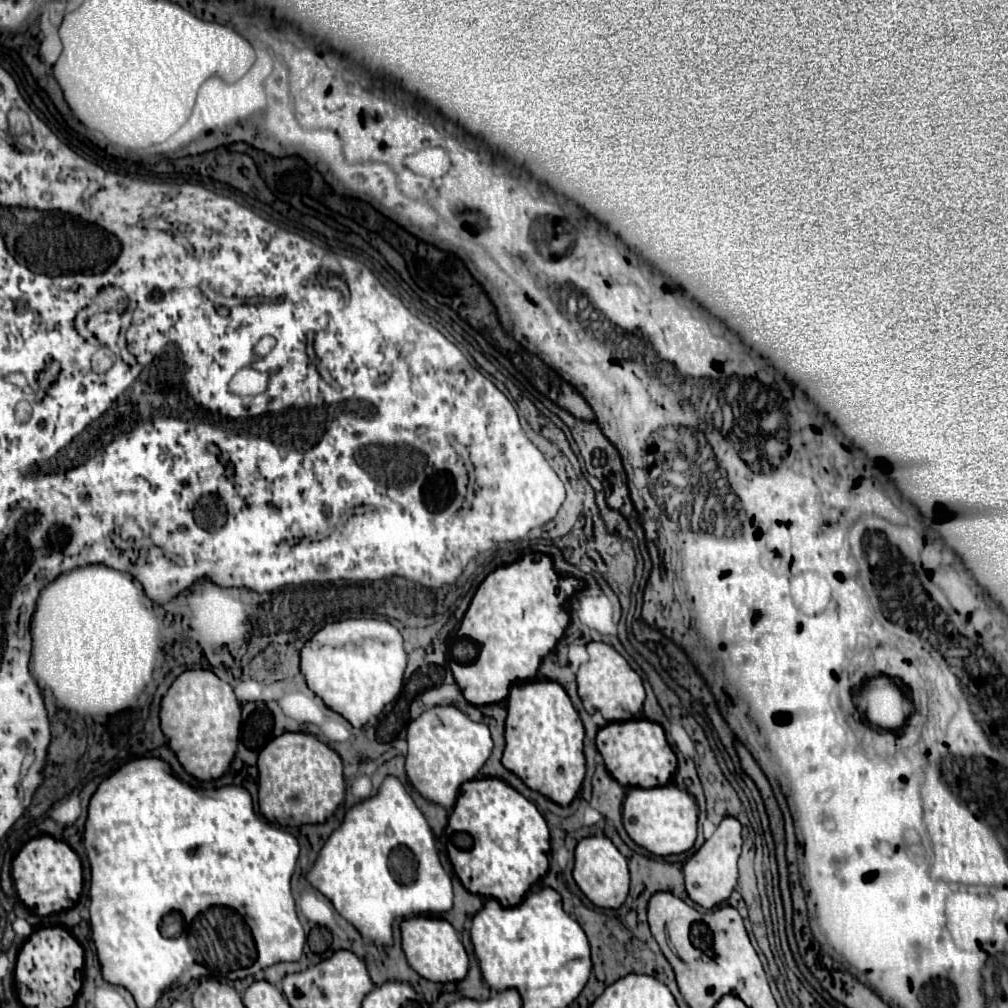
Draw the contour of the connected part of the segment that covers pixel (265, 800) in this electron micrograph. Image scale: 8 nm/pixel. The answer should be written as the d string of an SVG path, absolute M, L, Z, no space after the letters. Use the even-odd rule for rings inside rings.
M285 732L281 734L279 738L271 740L259 754L259 810L261 814L267 818L267 822L271 824L279 824L279 826L301 826L301 824L323 824L335 810L337 806L343 802L343 796L345 796L345 782L343 782L343 764L341 764L341 758L335 750L331 750L329 746L325 746L323 742L319 742L315 736L311 734L305 734L305 732ZM291 796L297 796L297 802L291 802Z

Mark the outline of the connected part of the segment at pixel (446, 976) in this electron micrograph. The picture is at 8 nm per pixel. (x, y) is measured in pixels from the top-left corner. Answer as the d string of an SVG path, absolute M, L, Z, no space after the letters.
M415 916L401 922L401 934L403 934L403 952L407 956L407 962L419 976L431 982L459 982L467 976L469 956L455 928L447 920L433 916Z

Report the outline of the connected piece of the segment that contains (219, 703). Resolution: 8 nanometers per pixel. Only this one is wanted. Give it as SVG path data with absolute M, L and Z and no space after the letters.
M209 670L183 672L173 682L173 686L169 688L169 692L165 694L165 698L161 702L161 730L169 738L169 746L175 752L181 766L197 780L217 780L227 772L227 768L235 756L235 750L237 750L239 726L241 726L241 704L237 702L233 688L227 682L219 680Z

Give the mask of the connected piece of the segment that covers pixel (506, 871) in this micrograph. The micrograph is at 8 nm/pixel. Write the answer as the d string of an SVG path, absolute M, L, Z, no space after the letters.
M481 778L481 780L469 780L461 786L461 794L457 798L457 804L449 816L449 824L445 828L447 834L447 852L449 860L453 864L455 874L459 876L461 884L479 896L495 898L505 908L517 906L527 890L547 874L549 864L549 828L541 812L523 798L515 788L505 784L499 778Z

